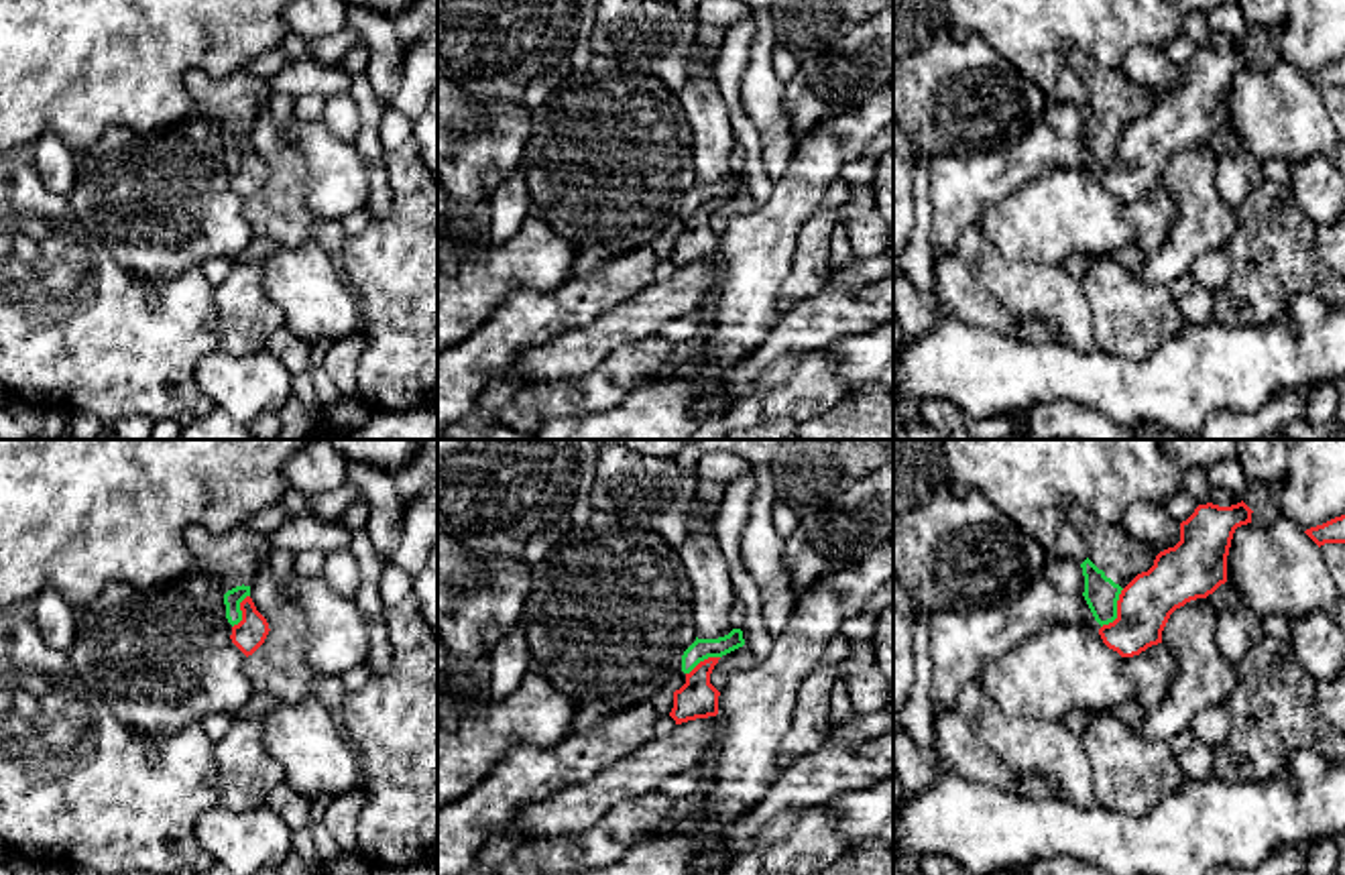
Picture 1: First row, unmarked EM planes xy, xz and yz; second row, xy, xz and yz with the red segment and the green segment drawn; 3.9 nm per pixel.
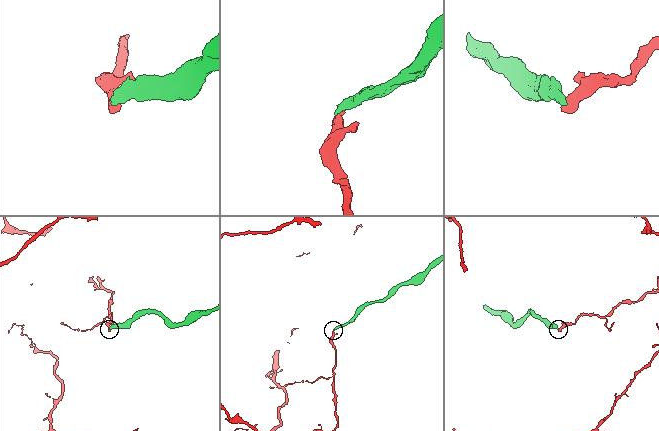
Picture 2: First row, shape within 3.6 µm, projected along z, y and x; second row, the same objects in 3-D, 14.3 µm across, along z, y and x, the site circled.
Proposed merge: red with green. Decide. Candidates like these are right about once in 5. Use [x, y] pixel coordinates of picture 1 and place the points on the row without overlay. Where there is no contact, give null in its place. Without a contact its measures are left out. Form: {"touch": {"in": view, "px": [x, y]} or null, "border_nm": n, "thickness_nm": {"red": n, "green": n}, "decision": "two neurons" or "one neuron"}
{"touch": {"in": "yz", "px": [1118, 155]}, "border_nm": 180, "thickness_nm": {"red": 220, "green": 140}, "decision": "two neurons"}

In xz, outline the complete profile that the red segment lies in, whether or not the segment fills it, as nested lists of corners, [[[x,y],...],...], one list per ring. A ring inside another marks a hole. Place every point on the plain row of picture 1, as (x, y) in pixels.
[[[708,201],[700,206],[686,218],[686,228],[674,236],[674,252],[669,260],[676,269],[718,258],[720,236],[710,228],[710,218],[718,203],[720,201]]]

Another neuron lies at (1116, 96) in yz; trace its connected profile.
[[[1070,51],[1070,65],[1085,83],[1089,102],[1080,108],[1085,120],[1085,144],[1103,171],[1117,163],[1121,134],[1142,116],[1154,110],[1156,98],[1119,69],[1099,65],[1083,51]]]

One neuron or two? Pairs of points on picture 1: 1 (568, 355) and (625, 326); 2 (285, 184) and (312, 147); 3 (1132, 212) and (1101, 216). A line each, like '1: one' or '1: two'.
1: one
2: two
3: two

